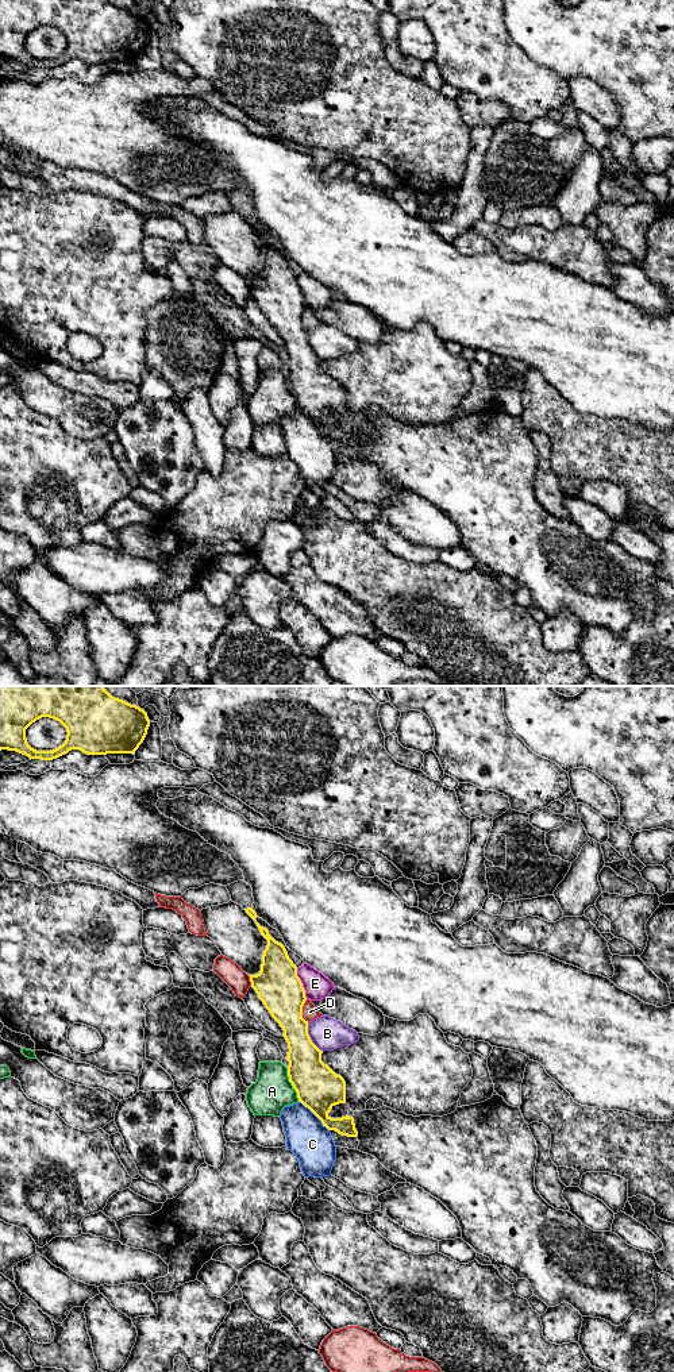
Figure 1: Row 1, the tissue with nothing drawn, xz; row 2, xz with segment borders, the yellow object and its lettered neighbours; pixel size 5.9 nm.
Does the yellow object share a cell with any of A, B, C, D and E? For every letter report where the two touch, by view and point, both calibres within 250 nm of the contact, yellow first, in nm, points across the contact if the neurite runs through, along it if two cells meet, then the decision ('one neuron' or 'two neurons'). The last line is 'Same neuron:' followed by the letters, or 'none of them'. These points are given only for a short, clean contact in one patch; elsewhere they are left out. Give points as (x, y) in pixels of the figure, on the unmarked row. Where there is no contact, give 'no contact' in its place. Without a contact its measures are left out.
A: meets yellow in xz at (292, 393); 260 nm thick on the yellow side, 240 nm on the other; two neurons
B: meets yellow in xz at (309, 346); 240 nm thick on the yellow side, 190 nm on the other; border along xz (307, 331), (309, 347), (323, 359); two neurons
C: meets yellow in xz at (315, 423); 260 nm thick on the yellow side, 240 nm on the other; two neurons
D: meets yellow in xz at (301, 319); 260 nm thick on the yellow side, 90 nm on the other; two neurons
E: meets yellow in xz at (301, 292); 260 nm thick on the yellow side, 150 nm on the other; border along xz (296, 277), (296, 284), (307, 307); two neurons
Same neuron: none of them

